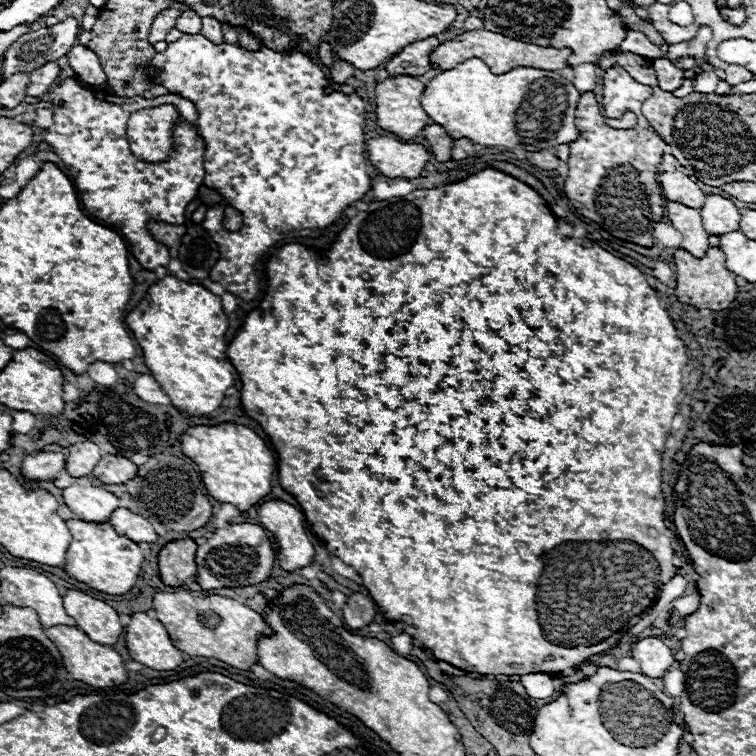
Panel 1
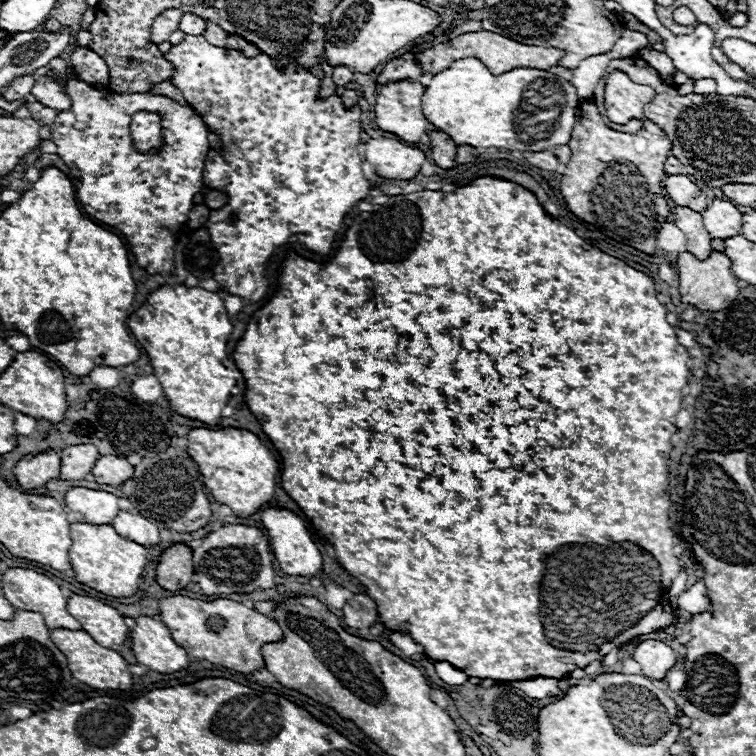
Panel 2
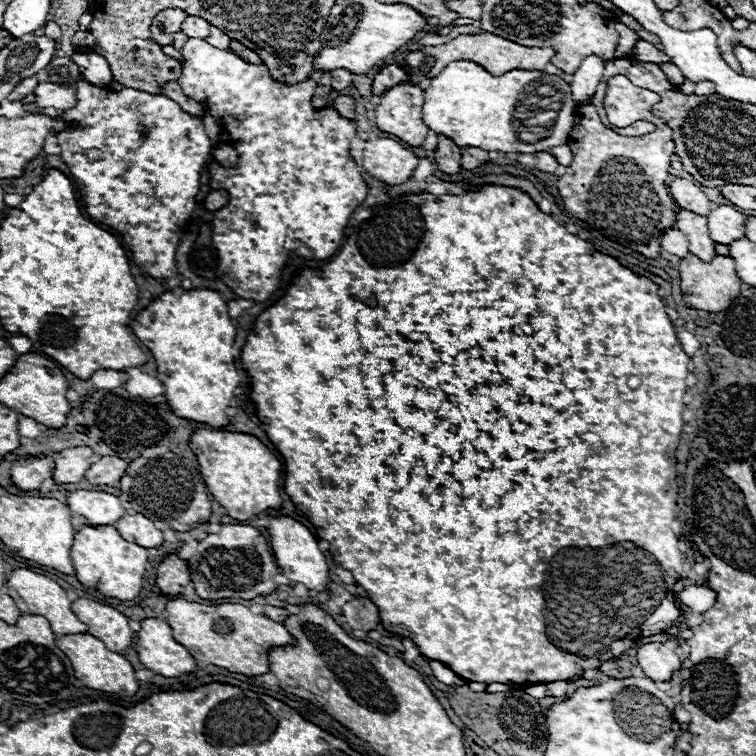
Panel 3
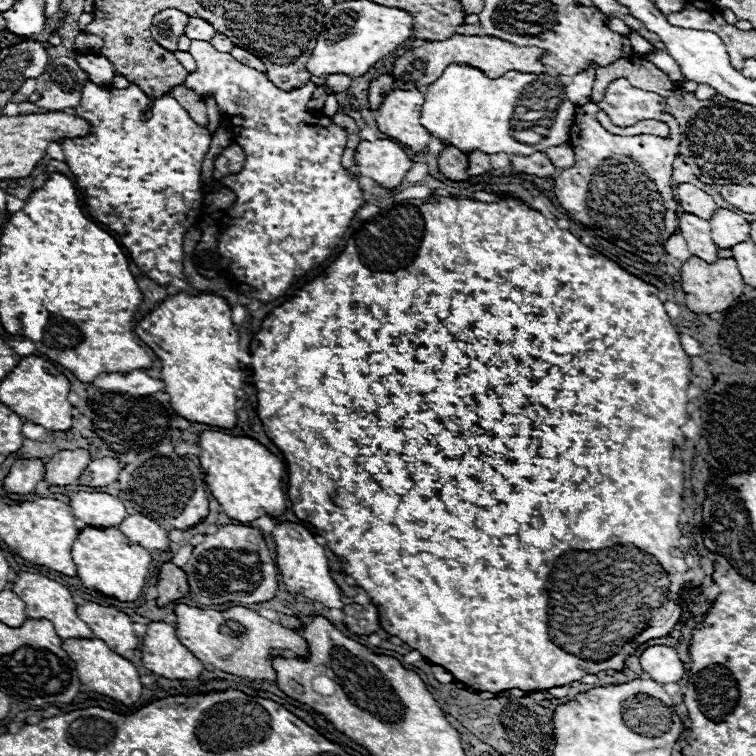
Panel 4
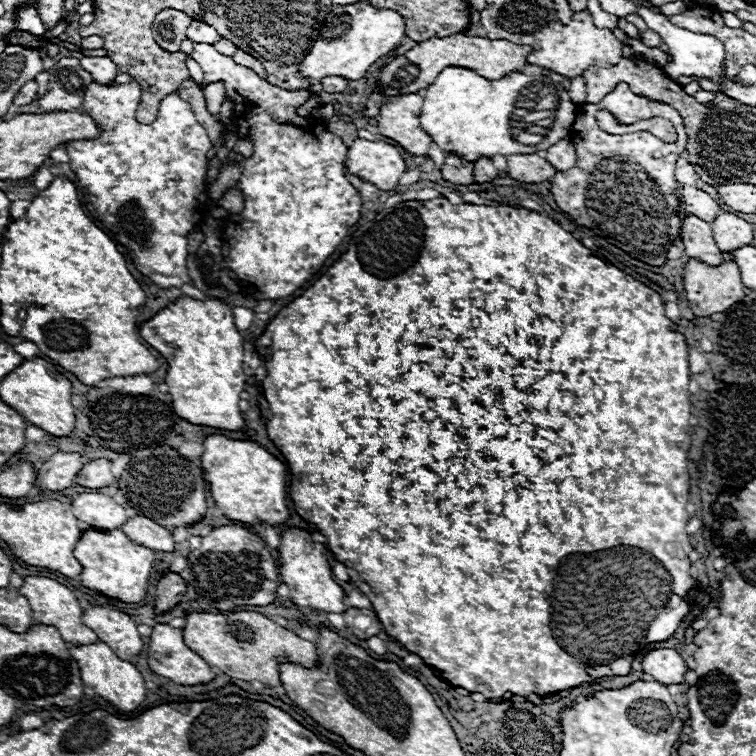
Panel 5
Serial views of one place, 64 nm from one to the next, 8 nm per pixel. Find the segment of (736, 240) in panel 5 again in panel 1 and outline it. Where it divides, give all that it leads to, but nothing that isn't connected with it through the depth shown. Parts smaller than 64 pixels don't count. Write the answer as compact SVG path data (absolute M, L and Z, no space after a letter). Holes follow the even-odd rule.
M718 194L706 196L706 202L700 208L700 214L702 214L704 228L714 236L722 236L724 232L736 232L740 228L738 208L730 200Z

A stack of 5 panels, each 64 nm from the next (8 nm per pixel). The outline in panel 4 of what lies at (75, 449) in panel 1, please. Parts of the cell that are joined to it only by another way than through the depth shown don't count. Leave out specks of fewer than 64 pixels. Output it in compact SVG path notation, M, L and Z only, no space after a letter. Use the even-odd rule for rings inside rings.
M60 450L48 458L44 480L50 486L74 484L90 460L92 458L86 450Z

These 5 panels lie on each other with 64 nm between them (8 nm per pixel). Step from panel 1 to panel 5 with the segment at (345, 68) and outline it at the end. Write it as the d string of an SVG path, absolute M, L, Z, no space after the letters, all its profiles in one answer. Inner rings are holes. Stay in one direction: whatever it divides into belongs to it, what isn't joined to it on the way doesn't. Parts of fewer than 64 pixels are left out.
M328 76L328 78L322 80L322 88L324 88L326 92L330 92L330 94L334 94L334 92L344 92L346 86L348 86L348 80L344 80L344 78L340 78L340 76Z

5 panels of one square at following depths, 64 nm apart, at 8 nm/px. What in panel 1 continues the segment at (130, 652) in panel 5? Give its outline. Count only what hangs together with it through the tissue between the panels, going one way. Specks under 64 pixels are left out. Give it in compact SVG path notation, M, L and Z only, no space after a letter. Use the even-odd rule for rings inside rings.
M68 590L62 598L68 616L72 616L78 628L84 630L92 640L104 646L114 646L118 642L124 626L120 624L120 616L112 606L78 590Z

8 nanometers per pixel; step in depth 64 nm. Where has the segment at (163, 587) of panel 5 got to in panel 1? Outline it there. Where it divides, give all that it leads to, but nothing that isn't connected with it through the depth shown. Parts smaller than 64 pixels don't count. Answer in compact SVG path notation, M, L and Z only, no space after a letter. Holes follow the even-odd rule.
M188 538L168 542L160 550L158 574L166 586L182 586L186 578L196 574L196 562L194 562L196 548L198 548L196 542Z

